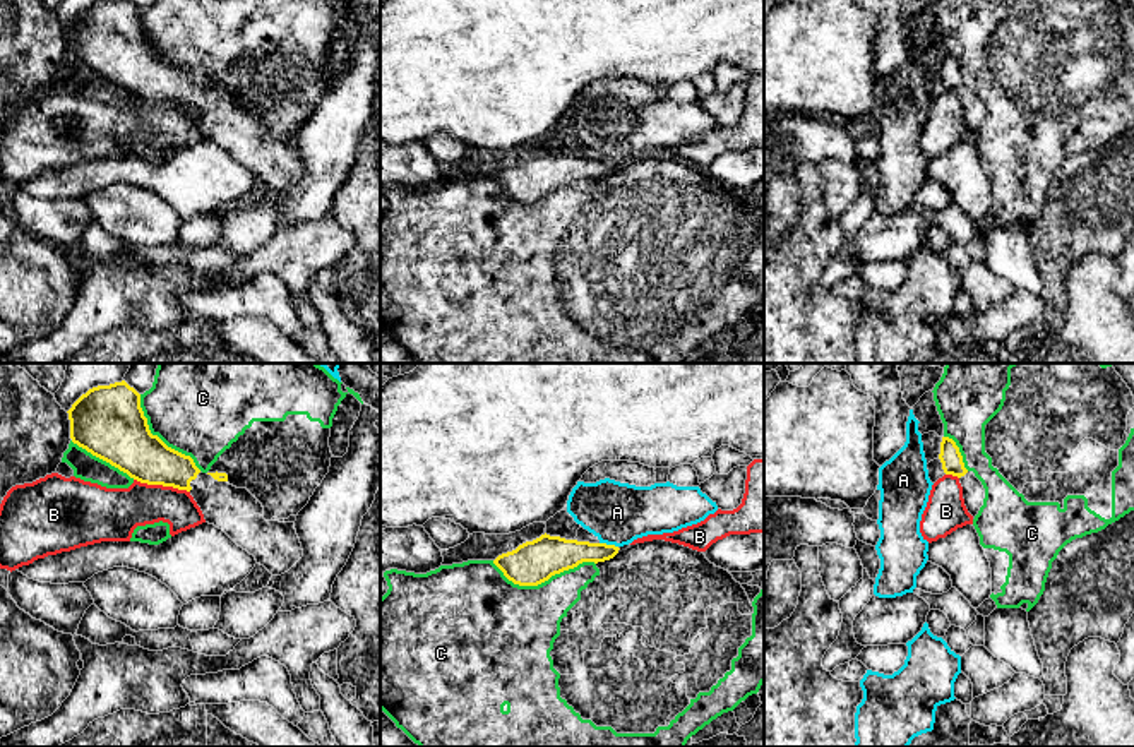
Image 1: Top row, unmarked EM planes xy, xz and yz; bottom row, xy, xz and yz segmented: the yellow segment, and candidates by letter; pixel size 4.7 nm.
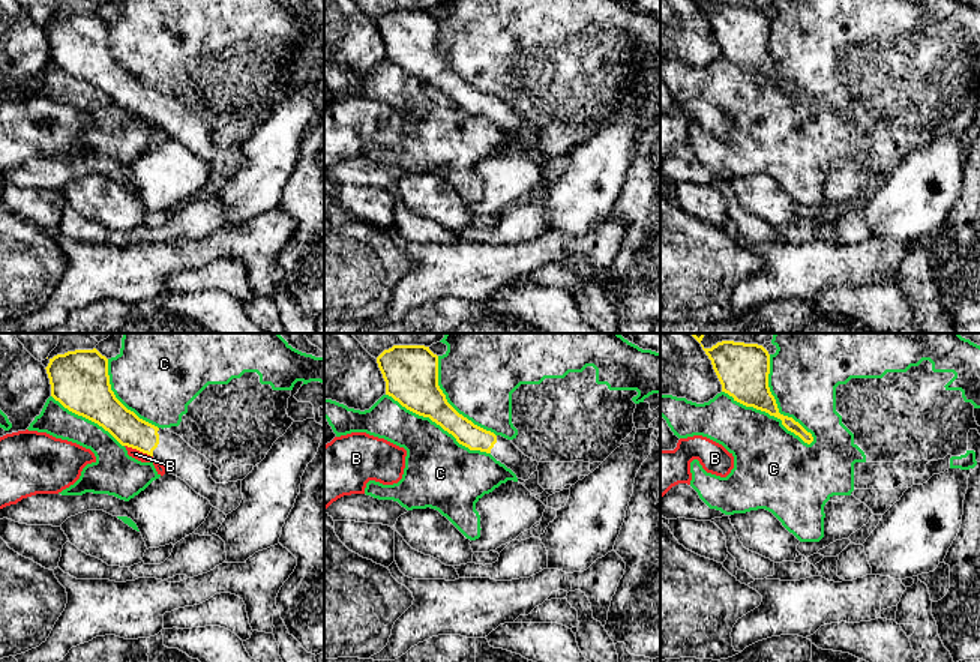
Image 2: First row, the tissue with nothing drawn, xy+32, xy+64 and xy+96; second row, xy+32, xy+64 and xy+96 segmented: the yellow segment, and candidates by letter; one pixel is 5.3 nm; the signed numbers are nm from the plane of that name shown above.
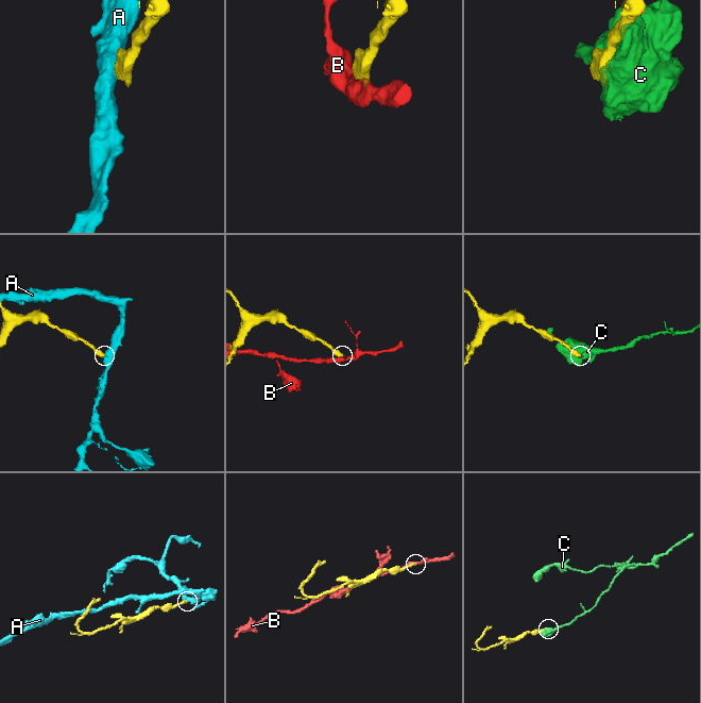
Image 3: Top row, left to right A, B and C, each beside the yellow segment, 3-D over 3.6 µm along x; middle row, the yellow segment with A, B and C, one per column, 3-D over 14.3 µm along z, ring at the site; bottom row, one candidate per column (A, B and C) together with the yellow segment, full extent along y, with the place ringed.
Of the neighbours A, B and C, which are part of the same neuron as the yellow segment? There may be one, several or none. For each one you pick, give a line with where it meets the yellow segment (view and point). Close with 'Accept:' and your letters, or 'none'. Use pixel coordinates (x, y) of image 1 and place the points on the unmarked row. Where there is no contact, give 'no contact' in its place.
Accept: none

